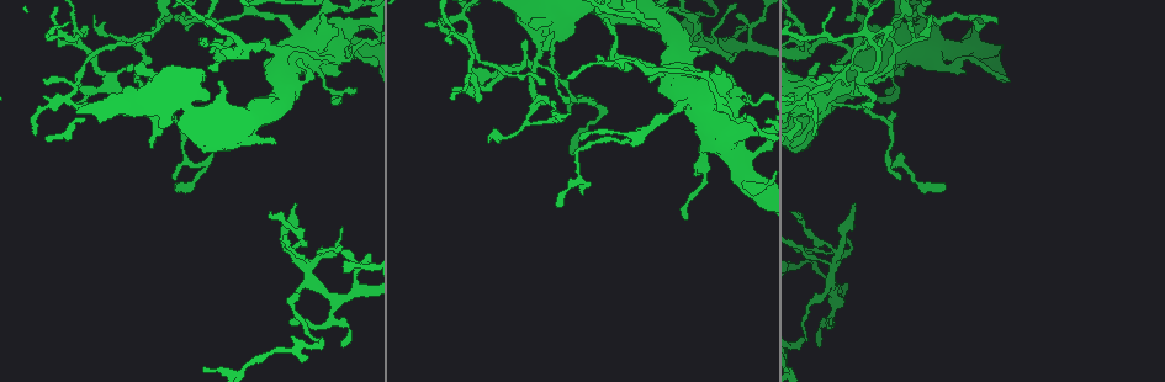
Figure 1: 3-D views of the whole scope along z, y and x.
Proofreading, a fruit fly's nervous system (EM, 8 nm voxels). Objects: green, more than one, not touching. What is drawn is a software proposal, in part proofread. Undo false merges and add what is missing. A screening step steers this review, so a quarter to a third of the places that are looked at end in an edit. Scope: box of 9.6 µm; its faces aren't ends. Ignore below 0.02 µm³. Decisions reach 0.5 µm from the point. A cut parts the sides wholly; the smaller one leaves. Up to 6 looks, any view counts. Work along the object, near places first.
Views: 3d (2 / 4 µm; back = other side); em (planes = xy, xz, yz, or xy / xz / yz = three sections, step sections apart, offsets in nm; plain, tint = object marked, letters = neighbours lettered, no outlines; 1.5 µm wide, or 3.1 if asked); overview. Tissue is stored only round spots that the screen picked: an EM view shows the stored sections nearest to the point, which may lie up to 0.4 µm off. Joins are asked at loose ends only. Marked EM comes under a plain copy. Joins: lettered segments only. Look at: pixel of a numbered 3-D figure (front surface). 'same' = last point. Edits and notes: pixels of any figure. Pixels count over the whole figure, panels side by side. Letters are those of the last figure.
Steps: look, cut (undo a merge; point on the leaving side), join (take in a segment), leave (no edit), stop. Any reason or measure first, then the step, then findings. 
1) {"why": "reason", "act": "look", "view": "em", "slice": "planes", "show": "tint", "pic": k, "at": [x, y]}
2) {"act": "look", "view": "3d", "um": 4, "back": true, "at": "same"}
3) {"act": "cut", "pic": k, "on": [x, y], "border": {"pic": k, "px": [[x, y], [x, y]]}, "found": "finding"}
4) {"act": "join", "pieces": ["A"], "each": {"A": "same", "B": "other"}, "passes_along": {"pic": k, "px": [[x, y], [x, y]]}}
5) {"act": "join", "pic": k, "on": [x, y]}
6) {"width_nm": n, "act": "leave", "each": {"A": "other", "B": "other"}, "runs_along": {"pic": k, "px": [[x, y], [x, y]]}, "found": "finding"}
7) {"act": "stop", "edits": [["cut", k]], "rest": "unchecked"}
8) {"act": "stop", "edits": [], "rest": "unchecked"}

{"why": "thin end", "act": "look", "view": "em", "slice": "yz", "step": 8, "show": "tint", "pic": 1, "at": [691, 49]}

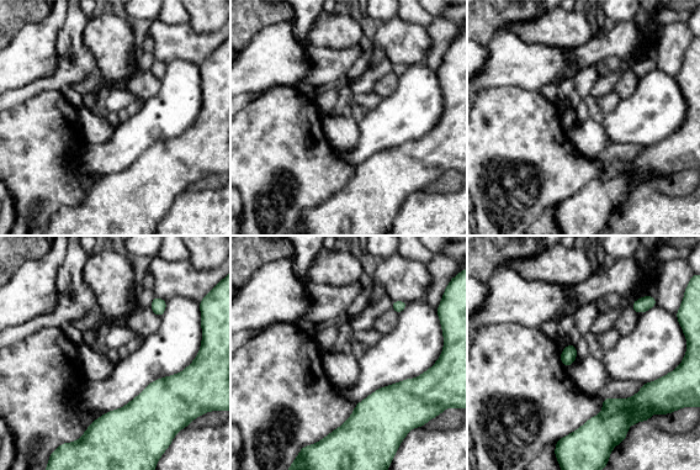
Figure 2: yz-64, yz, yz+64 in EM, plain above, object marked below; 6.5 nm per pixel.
{"act": "look", "view": "em", "slice": "yz", "step": 8, "show": "letters", "at": "same"}

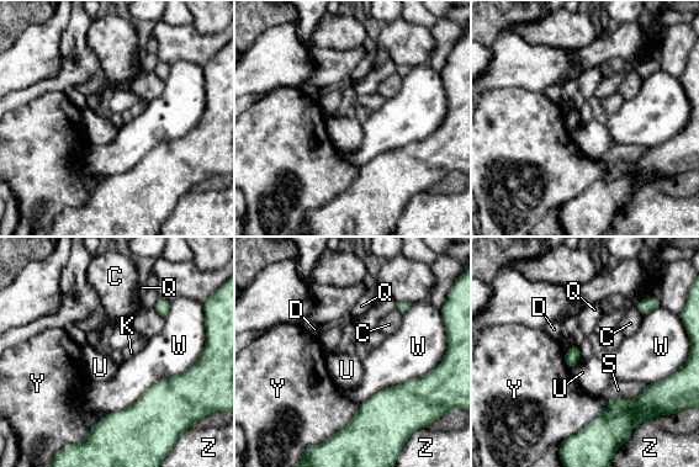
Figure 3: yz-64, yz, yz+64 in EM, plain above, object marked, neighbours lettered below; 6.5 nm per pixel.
{"act": "leave", "each": {"C": "other", "D": "other", "K": "other", "Q": "other", "S": "other", "U": "other", "W": "other", "Y": "other", "Z": "other"}, "border": {"pic": 3, "px": [[581, 357], [568, 369]]}, "found": "none of them fits"}

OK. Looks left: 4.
{"why": "thin arm on a thick one", "act": "look", "view": "3d", "um": 4, "back": true, "pic": 1, "at": [537, 57]}

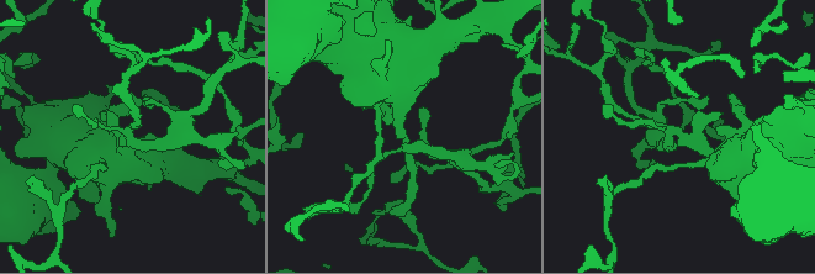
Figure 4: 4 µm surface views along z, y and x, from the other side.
{"act": "look", "view": "em", "slice": "planes", "show": "letters", "pic": 4, "at": [129, 137]}

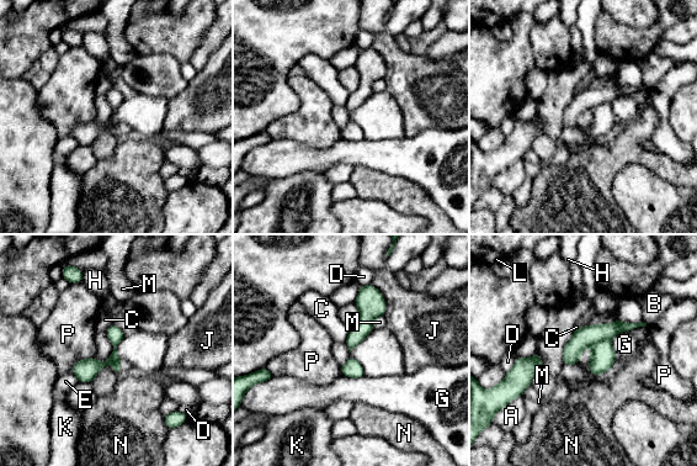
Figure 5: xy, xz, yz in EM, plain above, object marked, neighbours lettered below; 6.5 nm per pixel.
{"width_nm": 100, "act": "leave", "each": {"A": "other", "B": "other", "C": "other", "D": "other", "E": "other", "G": "other", "H": "other", "J": "other", "K": "other", "L": "other", "M": "other", "N": "other", "P": "other"}, "border": {"pic": 5, "px": [[350, 329], [344, 342]]}, "found": "one neuron here"}

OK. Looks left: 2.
{"act": "stop", "edits": [], "rest": "unchecked"}

